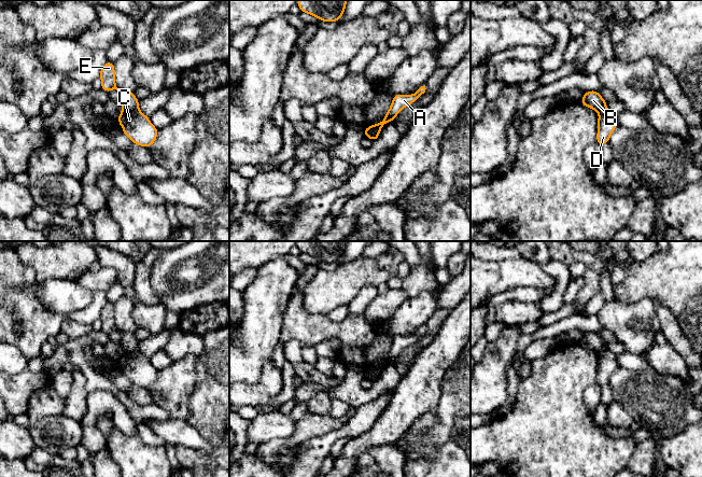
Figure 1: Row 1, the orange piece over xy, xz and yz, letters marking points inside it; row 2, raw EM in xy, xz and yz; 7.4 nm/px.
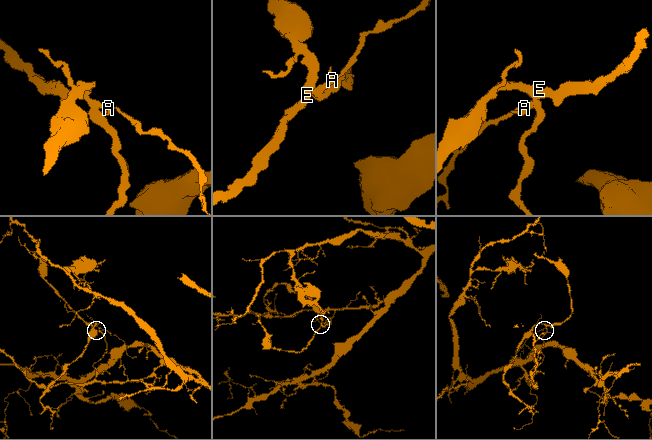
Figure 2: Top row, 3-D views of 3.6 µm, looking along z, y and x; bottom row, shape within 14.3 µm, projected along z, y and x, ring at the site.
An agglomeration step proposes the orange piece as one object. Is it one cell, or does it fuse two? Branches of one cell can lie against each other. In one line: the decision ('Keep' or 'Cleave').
Cleave

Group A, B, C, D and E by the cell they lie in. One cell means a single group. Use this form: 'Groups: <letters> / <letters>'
Groups: A B E / C D

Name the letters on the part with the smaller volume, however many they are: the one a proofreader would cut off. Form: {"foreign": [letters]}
{"foreign": ["A", "B", "E"]}

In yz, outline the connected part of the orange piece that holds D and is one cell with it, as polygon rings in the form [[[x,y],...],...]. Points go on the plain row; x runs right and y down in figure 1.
[[[608,350],[599,352],[596,382],[600,387],[609,383],[610,376],[618,367],[617,357]]]

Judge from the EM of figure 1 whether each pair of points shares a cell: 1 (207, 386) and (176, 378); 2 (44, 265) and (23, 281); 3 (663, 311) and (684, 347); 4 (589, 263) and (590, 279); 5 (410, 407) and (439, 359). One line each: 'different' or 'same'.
1: different
2: different
3: same
4: different
5: same

